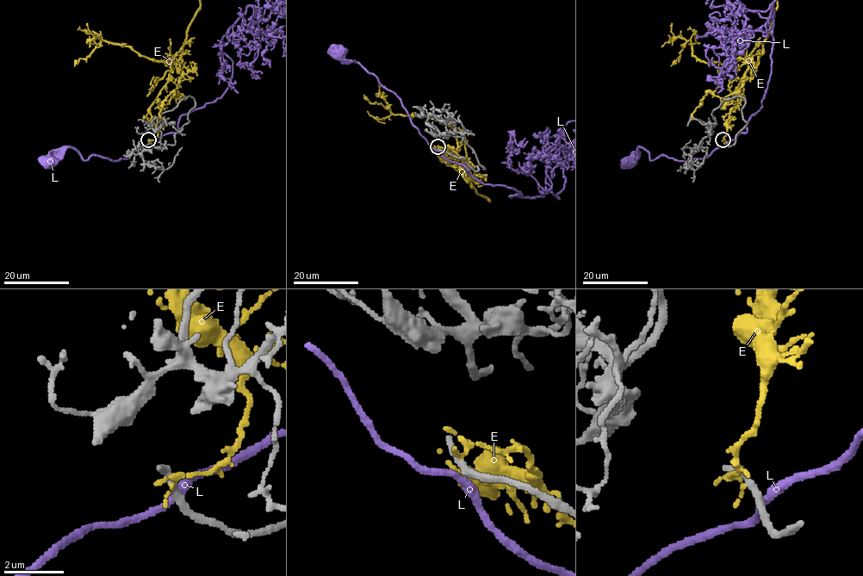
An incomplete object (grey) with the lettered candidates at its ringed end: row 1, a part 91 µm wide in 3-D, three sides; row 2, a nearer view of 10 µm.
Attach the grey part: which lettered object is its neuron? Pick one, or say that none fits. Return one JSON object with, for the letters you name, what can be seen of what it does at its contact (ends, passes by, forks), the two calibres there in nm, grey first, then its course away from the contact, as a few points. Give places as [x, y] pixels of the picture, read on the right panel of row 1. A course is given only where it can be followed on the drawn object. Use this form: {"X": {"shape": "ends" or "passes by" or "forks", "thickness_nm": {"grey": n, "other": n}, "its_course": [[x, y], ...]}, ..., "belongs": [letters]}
{"belongs": []}

